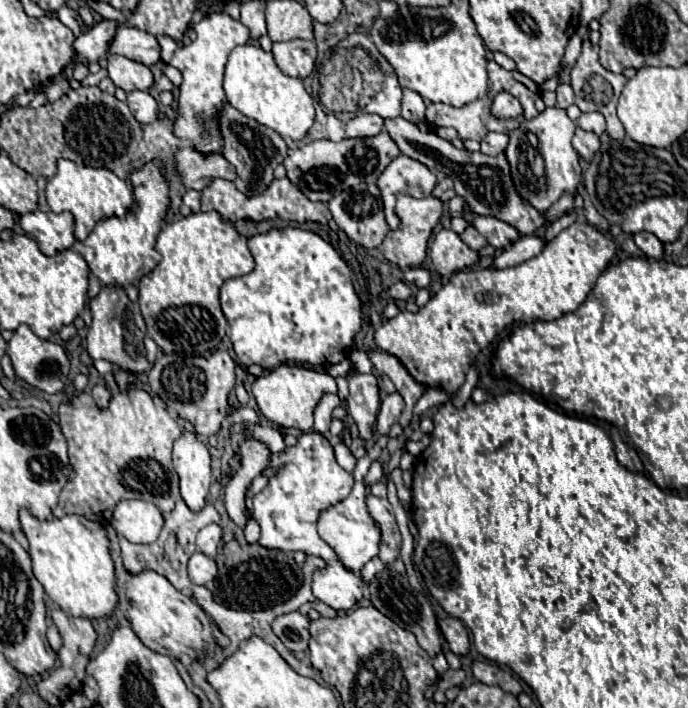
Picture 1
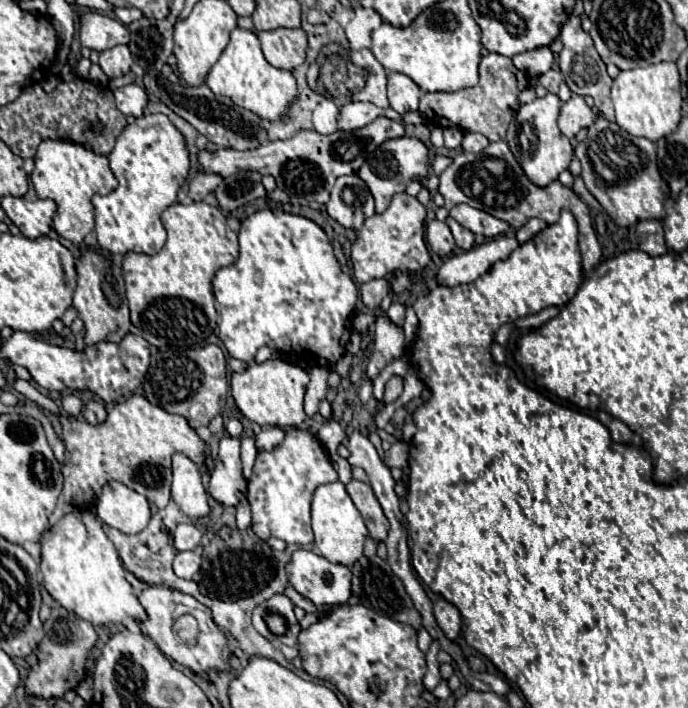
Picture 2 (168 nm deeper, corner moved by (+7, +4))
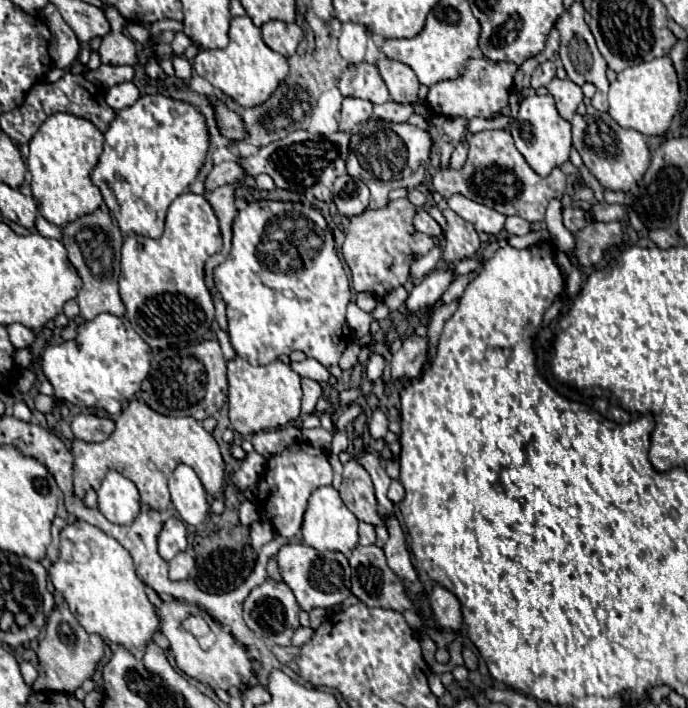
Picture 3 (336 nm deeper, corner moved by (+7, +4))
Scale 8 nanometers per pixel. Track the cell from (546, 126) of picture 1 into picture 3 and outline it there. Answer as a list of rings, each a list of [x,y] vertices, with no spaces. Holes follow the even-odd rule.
[[[551,94],[545,96],[531,96],[525,98],[523,104],[519,106],[519,116],[509,124],[509,132],[515,140],[517,150],[523,154],[527,164],[539,174],[539,176],[549,176],[553,168],[563,166],[569,160],[571,152],[571,124],[565,122],[557,108],[555,100]]]

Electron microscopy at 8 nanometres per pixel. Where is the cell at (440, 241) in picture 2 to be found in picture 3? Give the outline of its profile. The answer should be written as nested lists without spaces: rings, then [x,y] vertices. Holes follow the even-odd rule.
[[[417,210],[415,228],[417,228],[419,232],[425,232],[425,234],[431,236],[431,238],[437,238],[441,244],[445,244],[445,242],[443,242],[443,230],[441,230],[441,226],[439,226],[425,210]]]

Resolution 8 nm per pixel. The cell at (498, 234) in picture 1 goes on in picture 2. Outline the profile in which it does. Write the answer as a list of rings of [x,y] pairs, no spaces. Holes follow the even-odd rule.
[[[457,204],[449,210],[449,214],[465,228],[469,228],[473,234],[481,234],[485,238],[495,238],[499,234],[505,234],[511,226],[483,210],[471,208],[467,204]]]

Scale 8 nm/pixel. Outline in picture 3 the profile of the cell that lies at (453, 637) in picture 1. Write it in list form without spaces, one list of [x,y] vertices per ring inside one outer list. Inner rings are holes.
[[[435,586],[433,592],[429,594],[429,608],[433,612],[435,622],[443,628],[443,630],[453,630],[457,632],[463,624],[463,616],[461,616],[461,604],[459,600],[445,590],[443,586]]]

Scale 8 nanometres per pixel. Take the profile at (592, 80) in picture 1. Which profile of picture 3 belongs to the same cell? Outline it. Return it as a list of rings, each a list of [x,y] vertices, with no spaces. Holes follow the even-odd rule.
[[[575,2],[555,24],[555,28],[559,30],[561,34],[561,48],[559,48],[559,56],[561,56],[561,62],[567,70],[567,76],[569,80],[573,80],[577,86],[583,86],[585,82],[591,82],[595,84],[597,88],[597,94],[593,96],[593,106],[599,110],[599,112],[609,112],[609,104],[607,104],[607,90],[609,90],[609,82],[607,82],[607,76],[605,76],[605,70],[607,70],[607,62],[603,60],[603,56],[599,54],[597,46],[595,46],[595,38],[589,30],[589,26],[585,24],[583,20],[583,6],[579,2]]]

